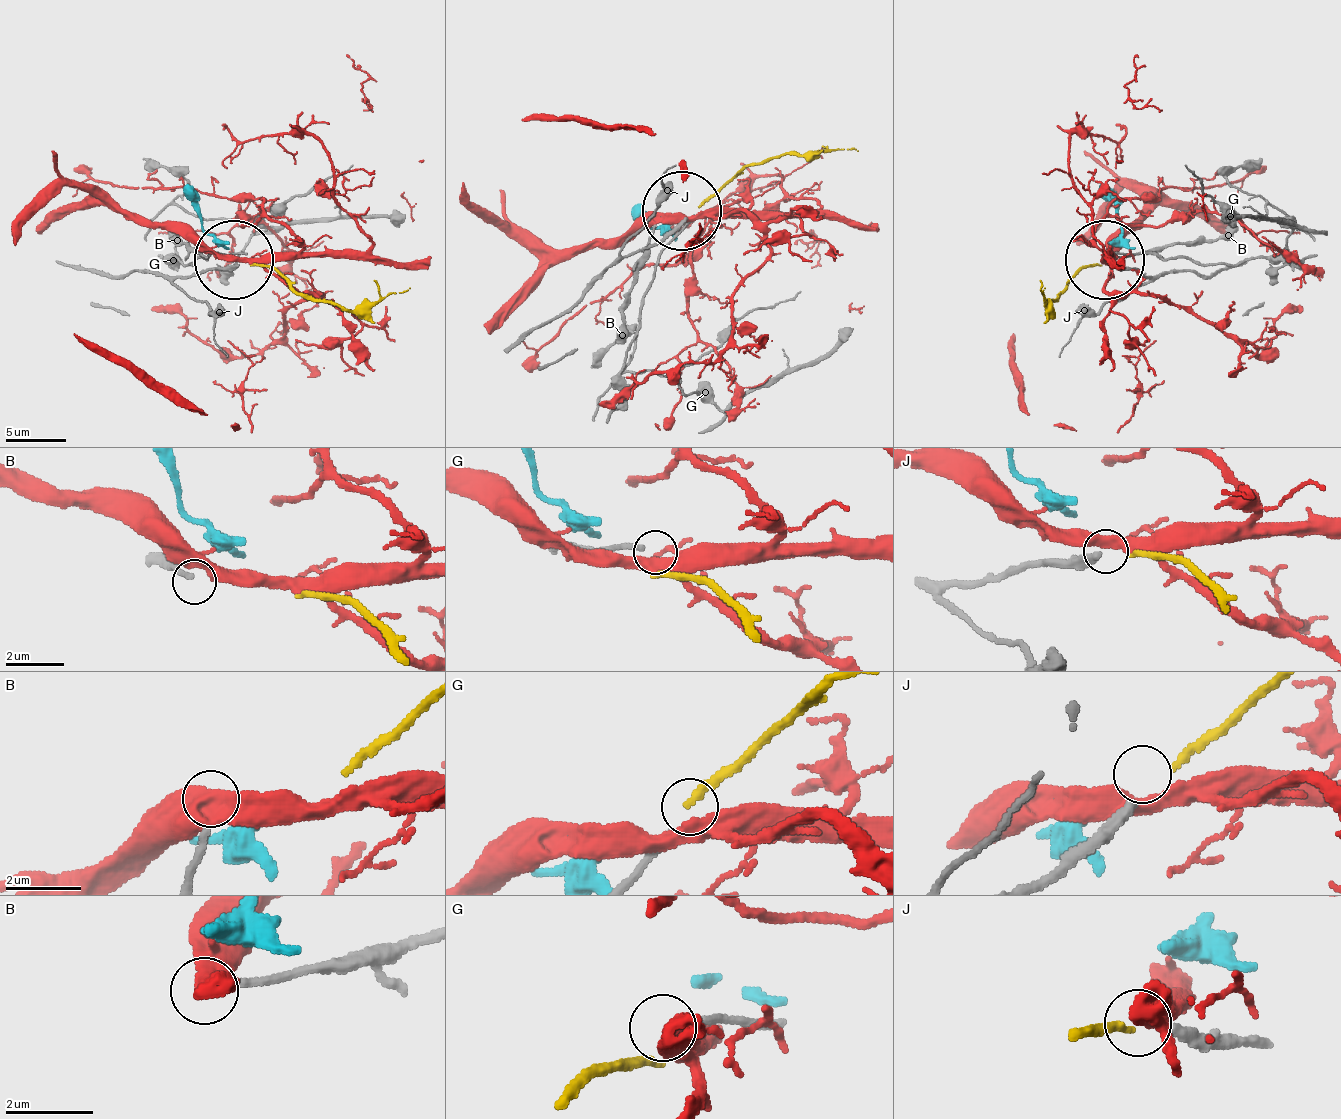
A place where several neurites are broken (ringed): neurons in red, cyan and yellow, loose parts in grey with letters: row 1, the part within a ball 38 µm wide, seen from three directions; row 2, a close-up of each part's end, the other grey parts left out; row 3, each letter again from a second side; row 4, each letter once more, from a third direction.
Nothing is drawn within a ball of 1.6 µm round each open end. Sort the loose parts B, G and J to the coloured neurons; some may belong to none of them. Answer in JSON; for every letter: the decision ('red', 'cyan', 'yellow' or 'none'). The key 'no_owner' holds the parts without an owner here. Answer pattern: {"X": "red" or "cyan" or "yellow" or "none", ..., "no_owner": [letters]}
{"B": "none", "G": "none", "J": "yellow", "no_owner": ["B", "G"]}

